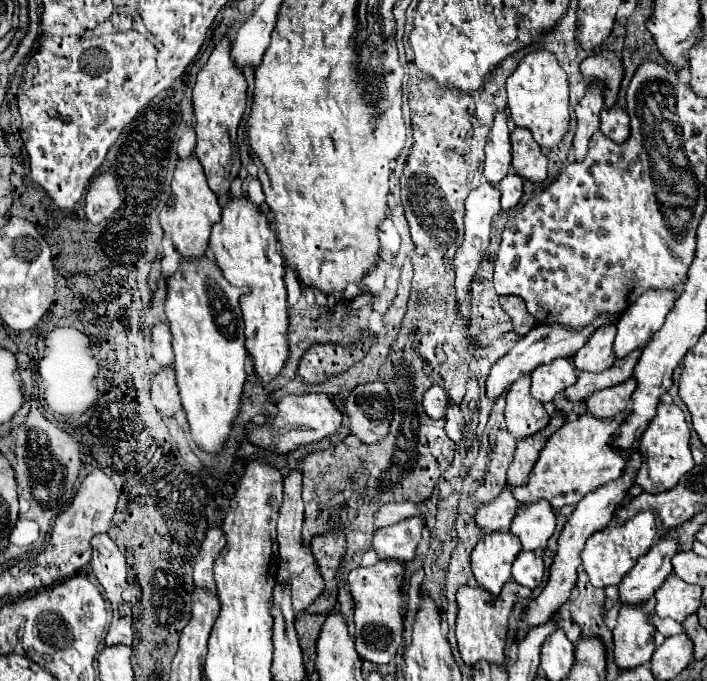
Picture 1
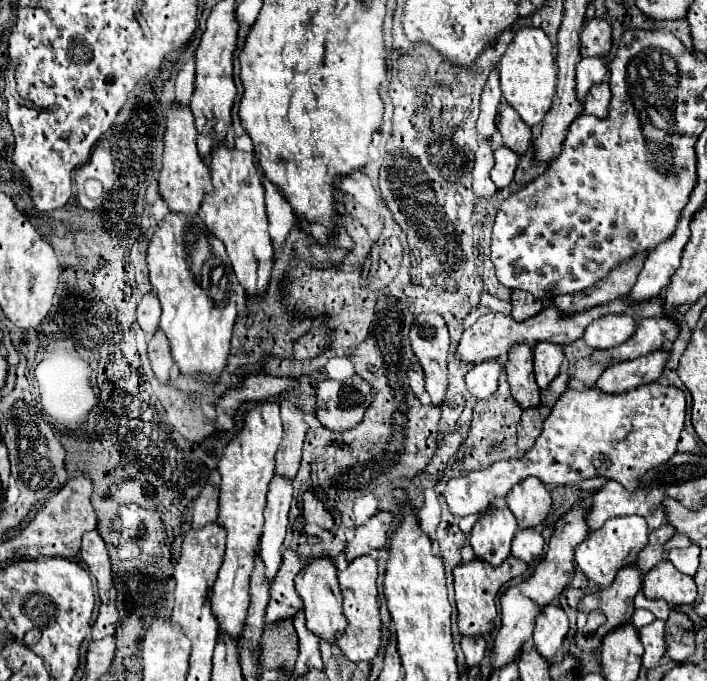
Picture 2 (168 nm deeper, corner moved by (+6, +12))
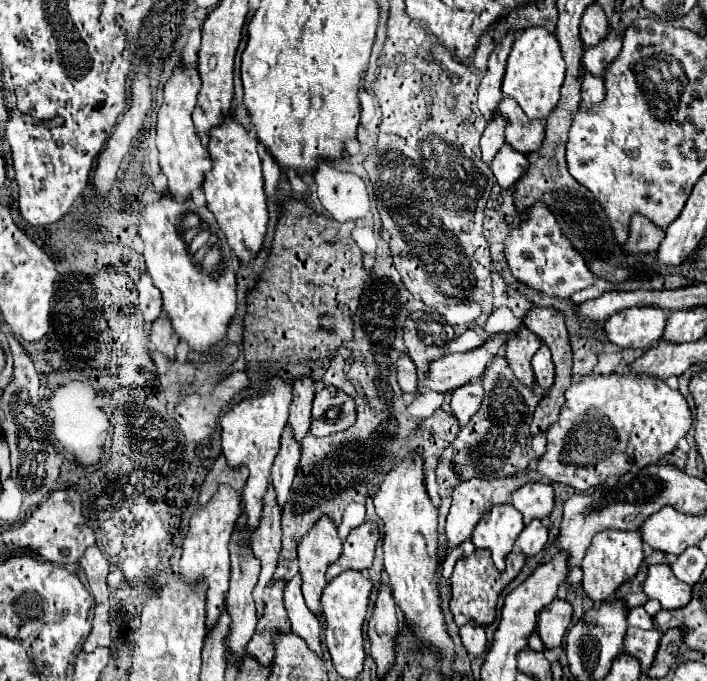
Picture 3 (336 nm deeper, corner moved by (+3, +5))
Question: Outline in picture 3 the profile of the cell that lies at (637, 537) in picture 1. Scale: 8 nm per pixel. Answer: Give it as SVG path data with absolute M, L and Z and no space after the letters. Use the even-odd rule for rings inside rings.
M612 529L600 531L592 539L592 545L588 547L588 553L582 561L582 571L584 571L582 587L586 595L592 601L600 601L600 603L604 599L614 597L616 589L638 573L642 561L644 561L644 541L638 531L612 531Z

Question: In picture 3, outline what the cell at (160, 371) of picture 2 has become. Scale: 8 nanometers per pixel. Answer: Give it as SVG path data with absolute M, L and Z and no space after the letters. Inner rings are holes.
M160 315L160 319L156 319L152 323L150 343L154 343L154 349L160 351L168 361L174 359L174 349L178 345L178 335L172 331L172 325L168 323L166 315Z

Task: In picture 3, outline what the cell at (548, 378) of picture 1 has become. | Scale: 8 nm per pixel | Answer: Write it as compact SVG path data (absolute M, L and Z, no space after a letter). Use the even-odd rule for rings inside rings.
M542 345L536 355L532 357L532 369L536 375L536 383L542 389L550 389L554 383L554 361L552 361L552 353L548 351L546 345Z

